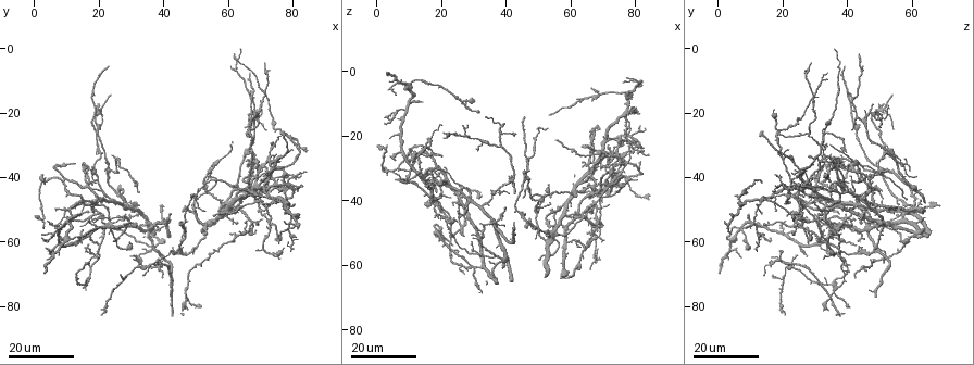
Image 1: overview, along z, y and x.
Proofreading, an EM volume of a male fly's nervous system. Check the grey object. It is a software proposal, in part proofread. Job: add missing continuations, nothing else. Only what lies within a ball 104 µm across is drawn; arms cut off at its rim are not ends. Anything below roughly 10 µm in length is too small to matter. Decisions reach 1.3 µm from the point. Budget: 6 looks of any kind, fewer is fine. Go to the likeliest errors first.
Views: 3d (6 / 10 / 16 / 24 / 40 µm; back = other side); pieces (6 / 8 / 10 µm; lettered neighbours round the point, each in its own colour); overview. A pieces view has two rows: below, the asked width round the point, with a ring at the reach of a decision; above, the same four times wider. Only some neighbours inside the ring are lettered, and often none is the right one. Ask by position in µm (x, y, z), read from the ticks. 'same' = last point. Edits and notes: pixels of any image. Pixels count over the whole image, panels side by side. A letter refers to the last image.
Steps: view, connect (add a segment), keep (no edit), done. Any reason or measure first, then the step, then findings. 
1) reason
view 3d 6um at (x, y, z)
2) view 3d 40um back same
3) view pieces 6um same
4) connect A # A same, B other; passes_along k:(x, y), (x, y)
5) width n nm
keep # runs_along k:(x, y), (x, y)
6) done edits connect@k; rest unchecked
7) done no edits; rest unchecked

an open end
view 3d 24um at (46, 54, 15)

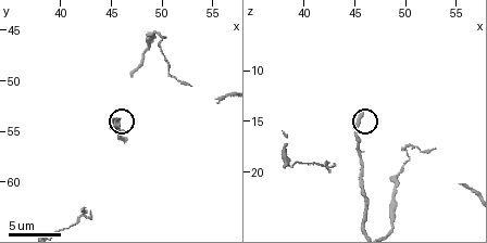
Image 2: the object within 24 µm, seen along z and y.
view pieces 10um at (45.6, 54.2, 14.2)

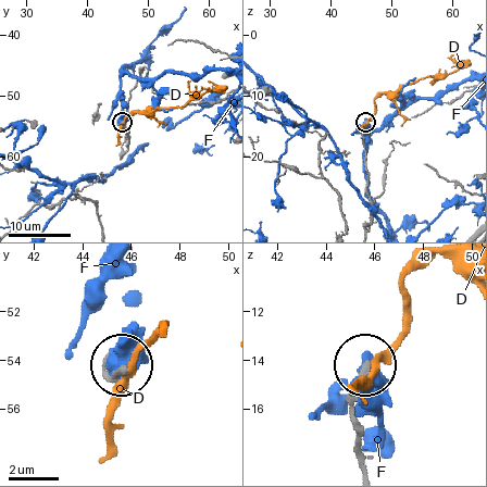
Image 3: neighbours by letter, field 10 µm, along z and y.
keep # D other, F other; none of them fits

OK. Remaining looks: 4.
free end
view 3d 16um at (23, 6, 39)

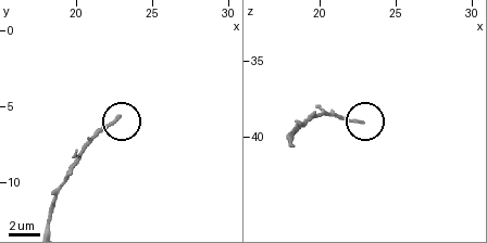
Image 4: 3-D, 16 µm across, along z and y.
view 3d 6um at (22.8, 5.8, 39.2)

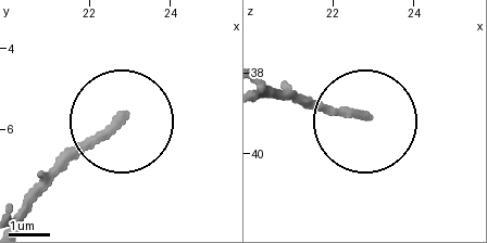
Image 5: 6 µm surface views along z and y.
view pieces 10um at (22.75, 5.75, 39.10)

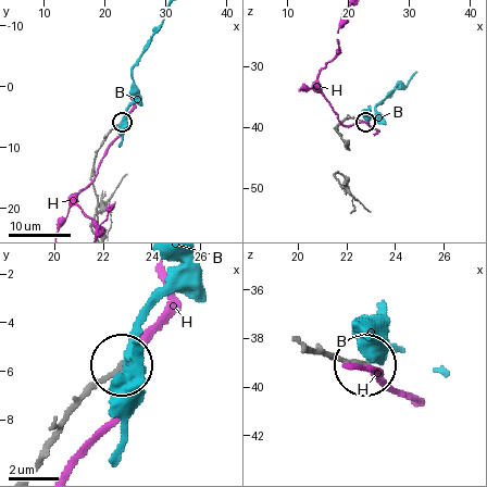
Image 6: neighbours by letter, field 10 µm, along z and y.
keep # B other, H other; none of them fits

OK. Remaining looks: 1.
done no edits; rest unchecked

